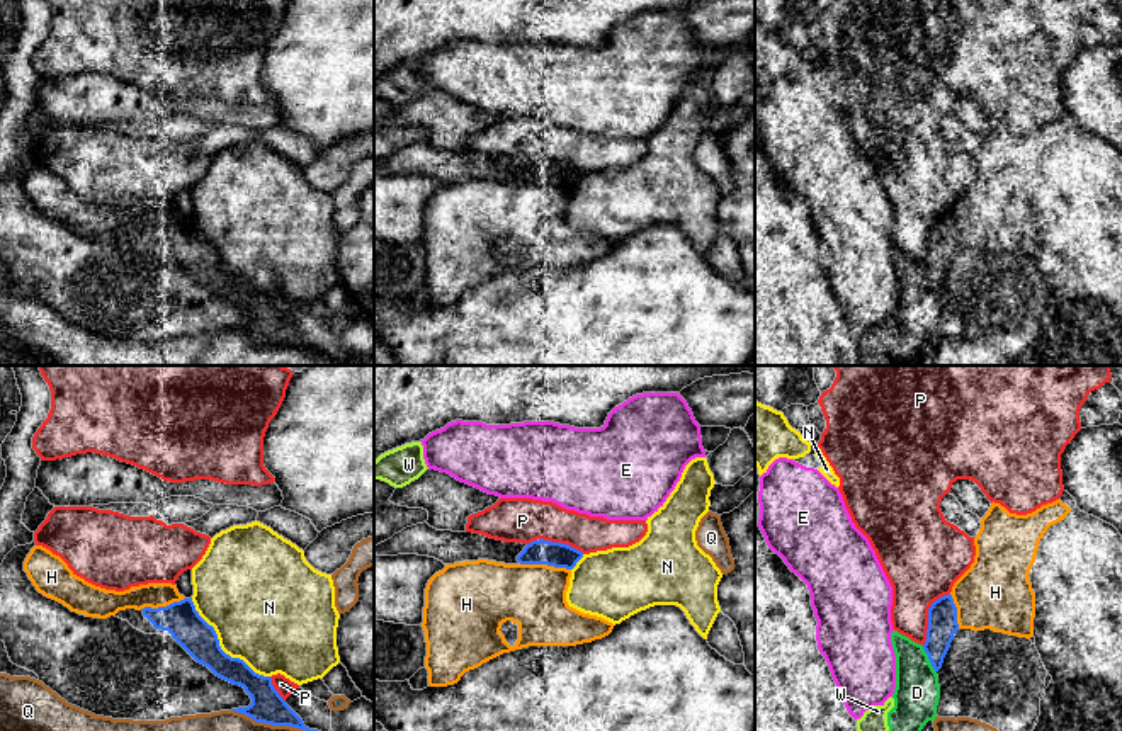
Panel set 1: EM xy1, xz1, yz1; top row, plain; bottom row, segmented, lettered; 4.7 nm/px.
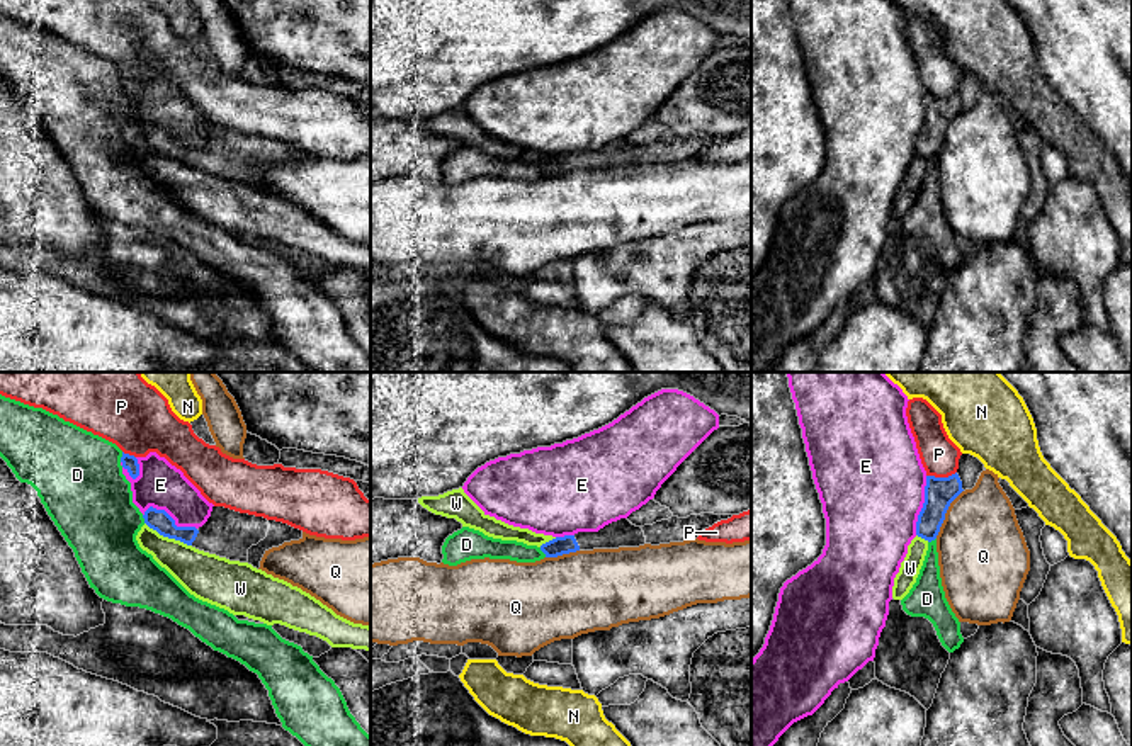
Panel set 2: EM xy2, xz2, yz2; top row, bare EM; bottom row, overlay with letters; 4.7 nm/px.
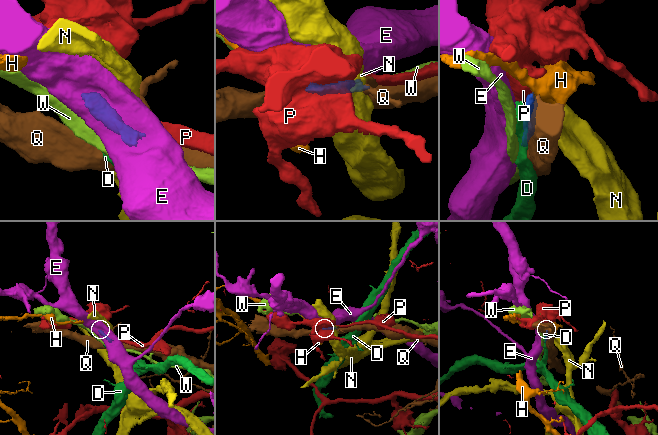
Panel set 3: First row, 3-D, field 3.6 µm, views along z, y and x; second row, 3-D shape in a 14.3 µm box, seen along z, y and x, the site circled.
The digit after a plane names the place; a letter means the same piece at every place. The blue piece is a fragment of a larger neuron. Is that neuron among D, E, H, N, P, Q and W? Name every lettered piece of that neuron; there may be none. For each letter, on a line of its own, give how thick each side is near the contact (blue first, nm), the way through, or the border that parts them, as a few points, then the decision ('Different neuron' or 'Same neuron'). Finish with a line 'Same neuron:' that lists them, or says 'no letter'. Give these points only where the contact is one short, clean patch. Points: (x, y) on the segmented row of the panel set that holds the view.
D: Thickness 140 nm (blue) against 220 nm. Different neuron
E: Thickness 100 nm (blue) against 220 nm. Boundary: xy2 (143, 512), (150, 507), (162, 508), (177, 525), (196, 529). Different neuron
H: Thickness 120 nm (blue) against 300 nm. Different neuron
N: Thickness 170 nm (blue) against 460 nm. Different neuron
P: Thickness 140 nm (blue) against 360 nm. Different neuron
Q: Thickness 140 nm (blue) against 420 nm. Different neuron
W: Thickness 100 nm (blue) against 220 nm. Boundary: xy2 (145, 522), (160, 534), (191, 546). Different neuron
Same neuron: no letter

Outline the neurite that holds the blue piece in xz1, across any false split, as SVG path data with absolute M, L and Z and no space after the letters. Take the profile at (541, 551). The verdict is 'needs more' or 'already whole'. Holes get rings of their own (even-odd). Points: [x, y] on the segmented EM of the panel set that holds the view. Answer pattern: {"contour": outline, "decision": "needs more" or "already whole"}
{"contour": "M427 522L416 524L374 546L377 556L418 554L444 564L488 559L505 564L547 564L573 570L583 552L561 542L544 539L503 542L473 532L437 530Z", "decision": "needs more"}

